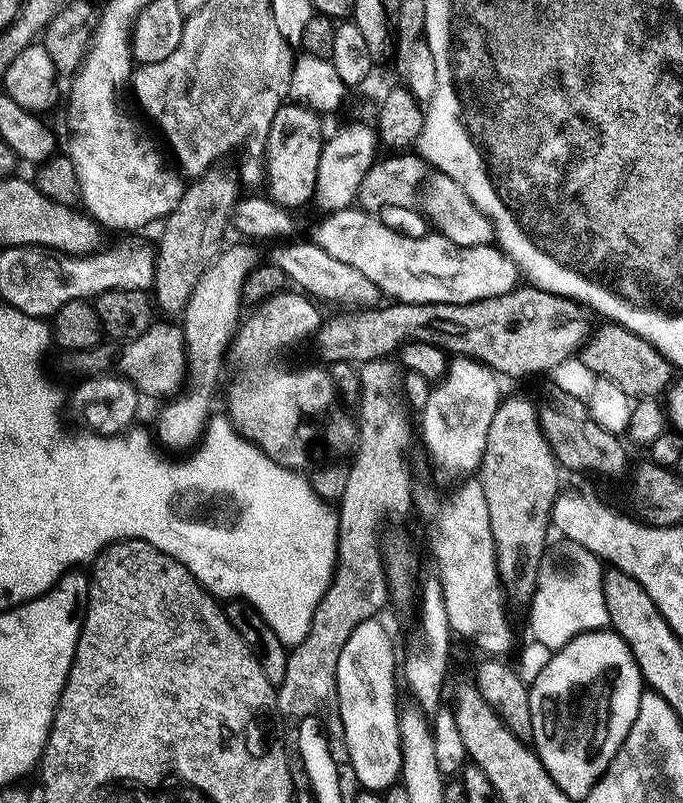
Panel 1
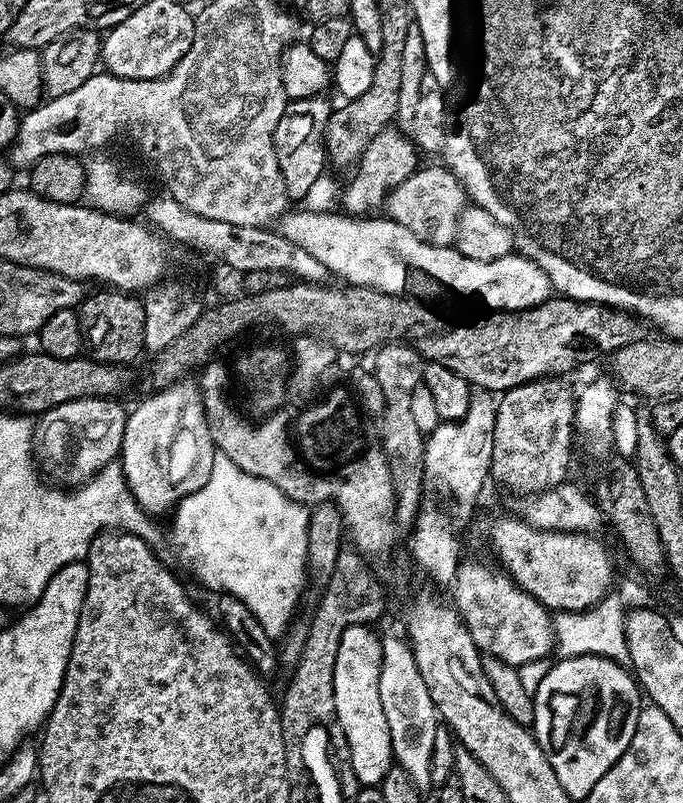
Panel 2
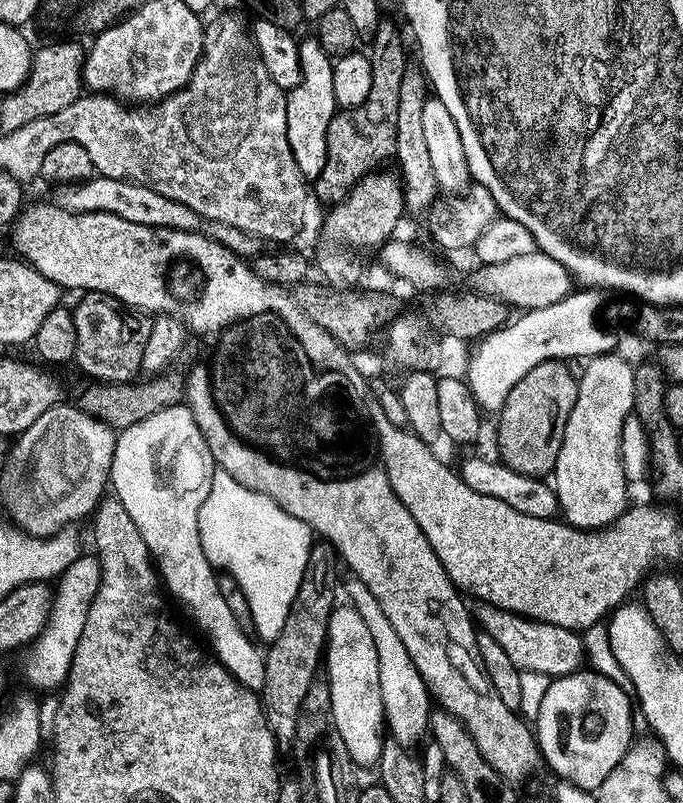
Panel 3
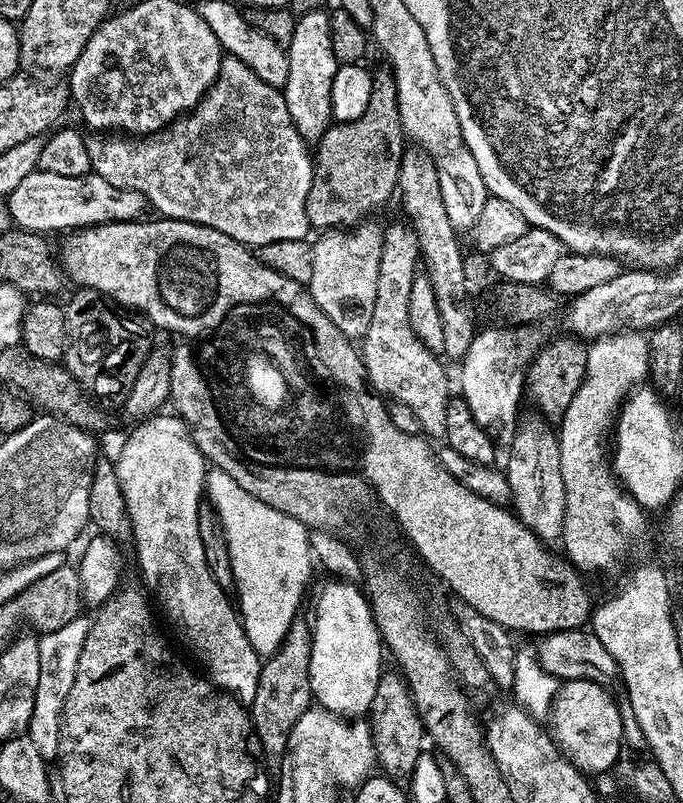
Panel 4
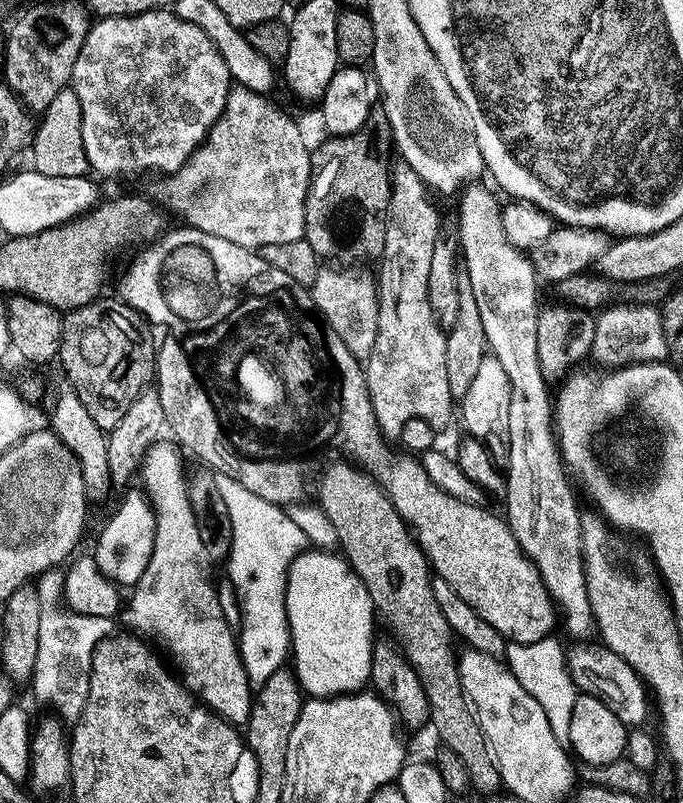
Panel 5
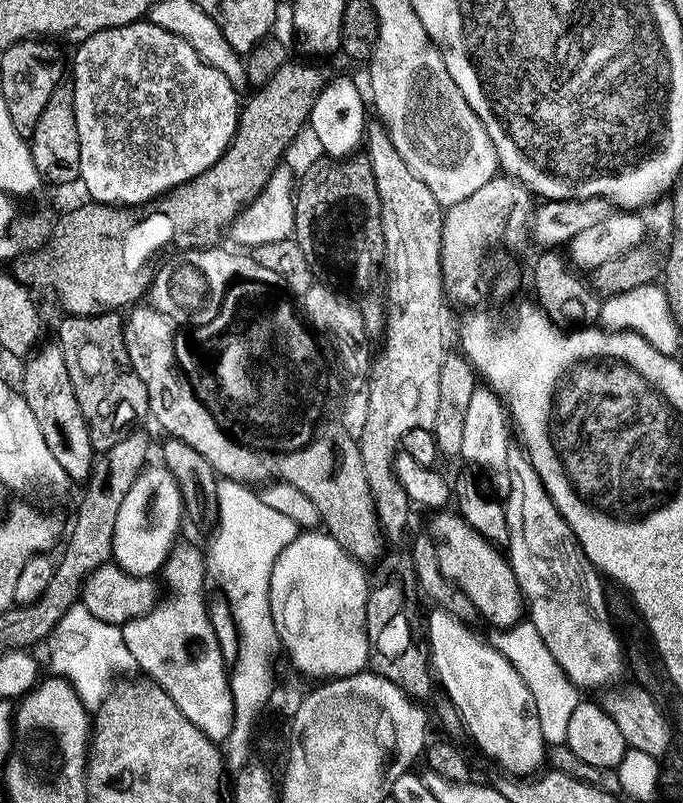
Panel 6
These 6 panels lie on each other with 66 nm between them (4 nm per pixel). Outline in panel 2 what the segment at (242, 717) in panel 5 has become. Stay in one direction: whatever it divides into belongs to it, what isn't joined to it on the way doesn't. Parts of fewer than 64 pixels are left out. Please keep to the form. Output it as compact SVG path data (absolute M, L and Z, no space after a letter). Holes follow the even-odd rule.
M184 382L155 393L151 402L136 412L134 410L128 417L120 464L138 505L152 516L166 513L170 506L175 507L181 501L182 492L178 488L182 484L190 492L202 490L213 472L218 449L207 418L202 388L196 382L189 384Z

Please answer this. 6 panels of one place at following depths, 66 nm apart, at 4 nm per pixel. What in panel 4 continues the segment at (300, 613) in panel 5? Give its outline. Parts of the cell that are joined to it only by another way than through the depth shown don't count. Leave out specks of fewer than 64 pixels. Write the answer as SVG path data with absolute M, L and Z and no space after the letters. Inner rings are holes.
M332 582L320 596L316 620L311 625L313 653L310 654L312 695L319 707L345 718L364 718L372 711L380 677L385 671L386 645L376 625L369 597L357 585Z

